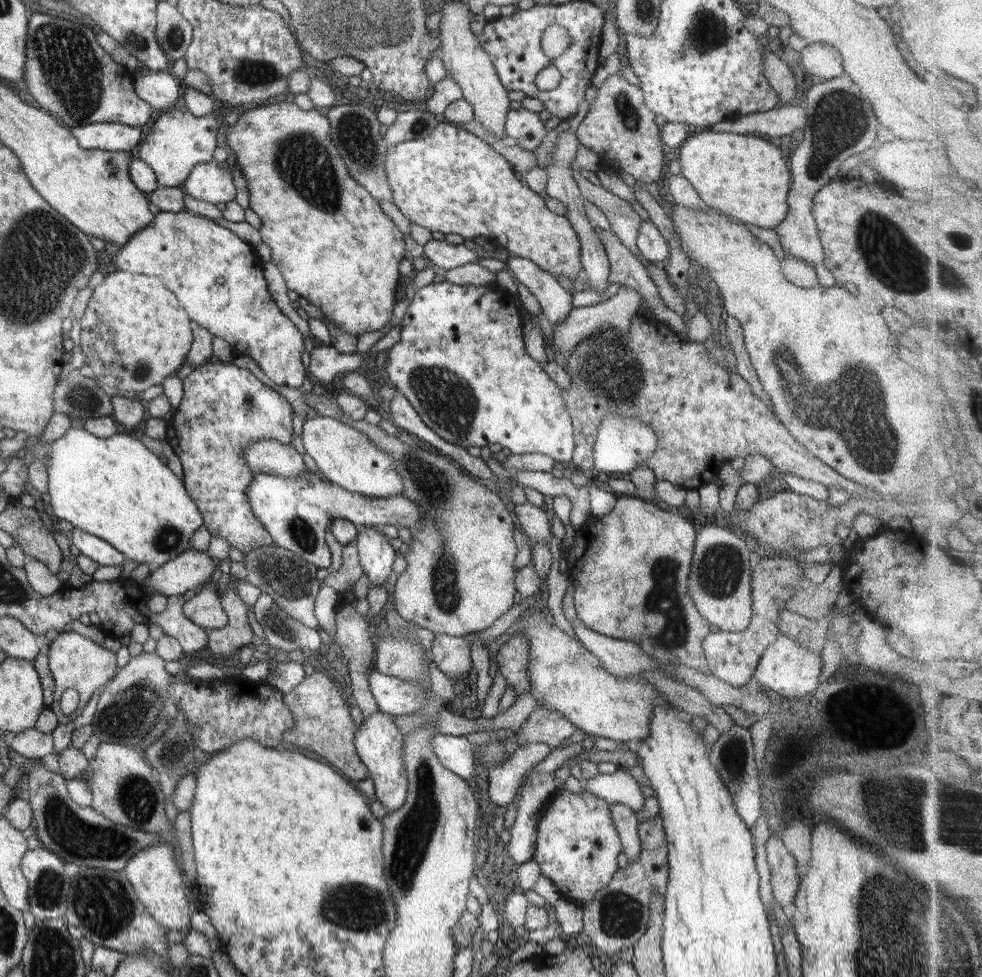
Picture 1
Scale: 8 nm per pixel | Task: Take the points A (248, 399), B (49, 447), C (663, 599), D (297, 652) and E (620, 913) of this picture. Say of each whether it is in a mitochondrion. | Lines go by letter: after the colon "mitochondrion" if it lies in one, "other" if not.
A: mitochondrion
B: other
C: mitochondrion
D: other
E: mitochondrion

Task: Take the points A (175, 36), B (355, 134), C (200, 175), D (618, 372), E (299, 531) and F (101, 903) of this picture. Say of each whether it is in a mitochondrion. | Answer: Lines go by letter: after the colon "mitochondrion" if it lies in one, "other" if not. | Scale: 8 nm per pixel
A: mitochondrion
B: mitochondrion
C: other
D: mitochondrion
E: mitochondrion
F: mitochondrion

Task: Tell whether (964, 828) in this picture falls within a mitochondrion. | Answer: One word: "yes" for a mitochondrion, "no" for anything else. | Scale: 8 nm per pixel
yes

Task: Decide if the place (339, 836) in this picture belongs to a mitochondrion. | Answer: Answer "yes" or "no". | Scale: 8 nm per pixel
no

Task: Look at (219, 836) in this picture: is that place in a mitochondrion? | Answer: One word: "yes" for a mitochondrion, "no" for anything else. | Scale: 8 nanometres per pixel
no

